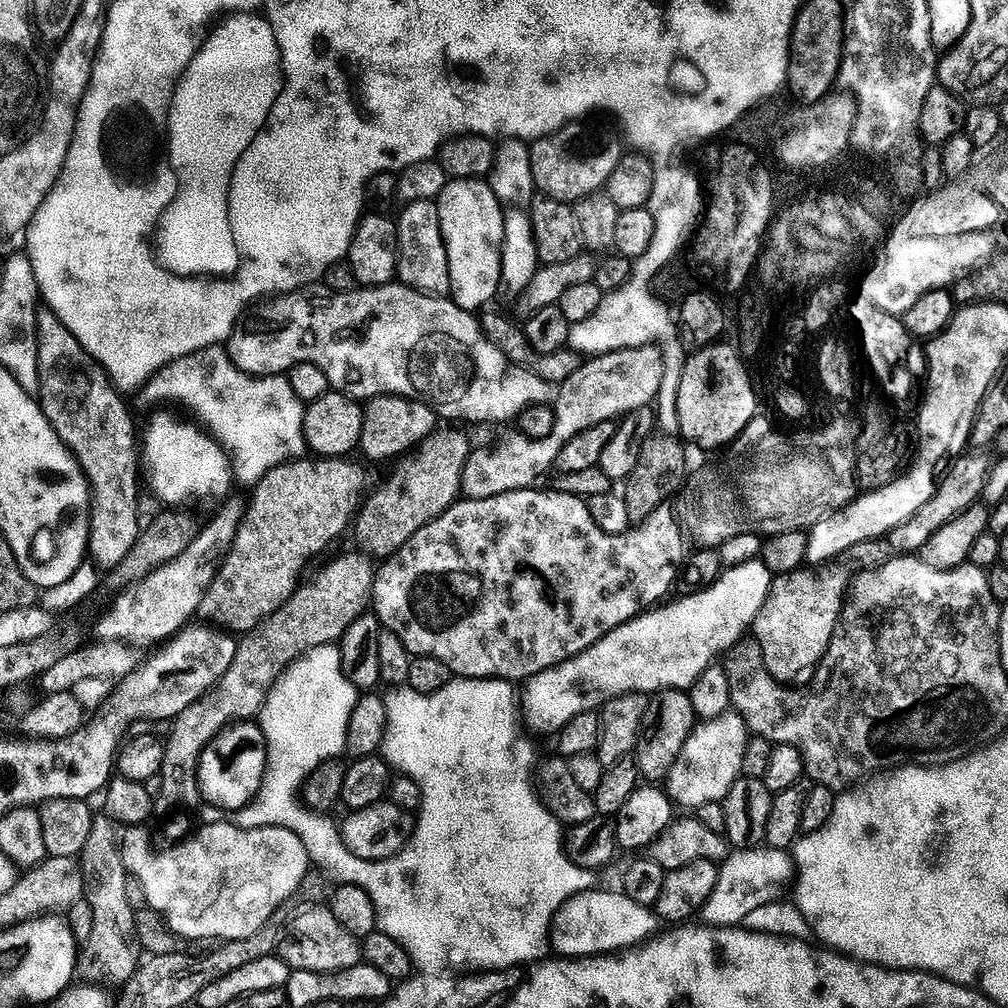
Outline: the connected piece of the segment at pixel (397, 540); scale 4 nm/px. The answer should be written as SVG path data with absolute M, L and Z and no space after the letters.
M436 430L420 445L395 465L397 468L393 470L392 477L373 496L371 493L367 497L357 513L354 533L361 545L358 546L369 557L395 556L402 546L406 546L406 542L410 542L410 538L414 538L414 534L418 534L418 530L422 530L431 520L438 519L461 499L463 472L469 456L474 452L467 438L460 432Z

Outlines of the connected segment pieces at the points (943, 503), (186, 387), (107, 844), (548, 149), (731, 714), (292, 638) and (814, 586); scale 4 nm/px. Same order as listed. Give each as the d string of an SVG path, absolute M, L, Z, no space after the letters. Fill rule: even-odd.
M972 450L970 452L969 456L962 457L945 474L944 478L942 476L938 486L944 492L936 488L930 500L921 509L918 509L911 519L888 533L886 537L887 543L892 543L897 548L895 550L897 553L919 553L920 548L926 546L928 539L936 533L941 525L948 524L949 521L955 519L956 516L963 513L966 509L969 509L981 497L984 482L988 478L988 473L992 471L994 460L993 457L990 458L987 456L987 451ZM976 498L977 500L975 500Z
M225 347L203 348L166 365L135 393L137 410L170 400L188 404L217 440L231 451L235 481L251 487L280 464L301 459L308 450L304 438L306 406L294 394L287 377L251 377L233 363Z
M107 814L97 815L92 821L90 839L78 860L87 879L86 900L94 912L94 932L90 941L90 959L96 964L102 982L128 982L142 963L142 949L136 925L137 909L128 901L130 877L124 864L122 832L116 821Z
M573 122L551 136L543 136L541 140L535 141L531 145L535 187L541 193L544 191L548 200L560 200L570 205L597 195L626 155L625 141L621 133L617 132L601 134L600 152L588 141L588 128L584 122Z
M735 710L726 711L714 720L697 723L692 730L691 738L682 746L682 754L675 766L668 772L666 791L673 805L684 808L704 808L707 804L719 805L728 796L728 792L742 776L742 758L746 754L746 746L750 733L744 719Z
M359 551L356 552L350 553L349 556L340 556L333 564L326 565L309 584L301 583L291 600L287 600L269 620L264 621L260 627L247 633L239 641L237 657L229 666L229 670L219 679L216 686L196 703L200 708L204 708L204 706L206 708L228 708L228 704L232 704L232 708L228 708L230 714L224 716L226 722L212 724L212 726L218 726L218 730L214 730L215 736L219 736L233 722L248 722L259 717L260 713L264 711L264 703L268 701L268 695L271 694L272 688L277 680L288 671L291 664L304 659L316 648L327 644L335 645L337 642L343 641L349 635L347 632L351 630L352 623L364 611L369 611L372 587L376 581L378 568L367 555L361 554Z
M836 568L833 572L828 570L797 570L787 574L780 574L773 579L772 591L769 592L762 610L758 614L754 625L754 638L764 650L764 661L770 674L781 684L791 685L791 680L799 678L803 672L808 672L823 656L829 655L832 642L841 623L846 597L850 592L850 576L842 569Z

